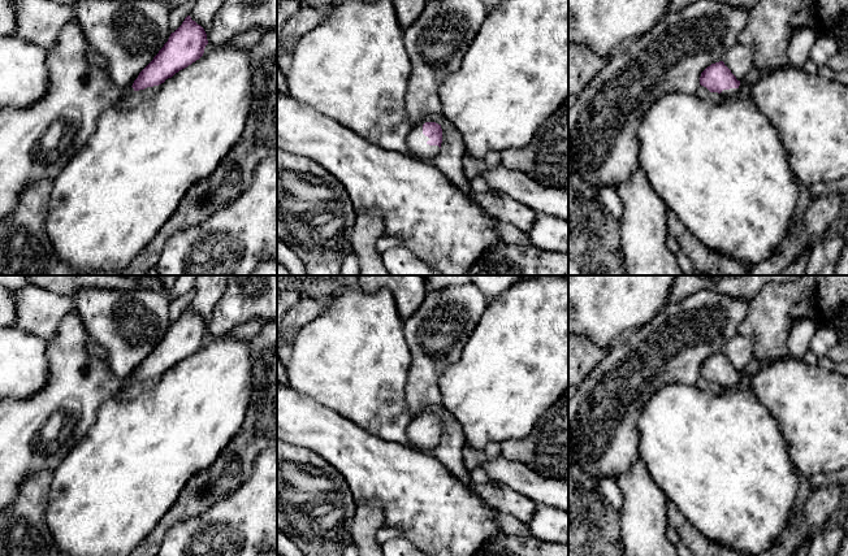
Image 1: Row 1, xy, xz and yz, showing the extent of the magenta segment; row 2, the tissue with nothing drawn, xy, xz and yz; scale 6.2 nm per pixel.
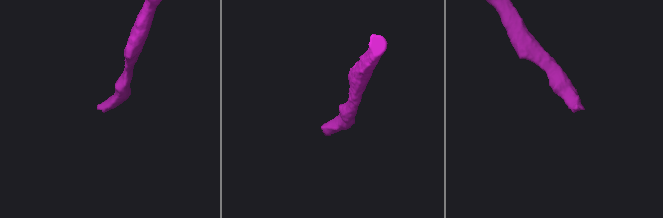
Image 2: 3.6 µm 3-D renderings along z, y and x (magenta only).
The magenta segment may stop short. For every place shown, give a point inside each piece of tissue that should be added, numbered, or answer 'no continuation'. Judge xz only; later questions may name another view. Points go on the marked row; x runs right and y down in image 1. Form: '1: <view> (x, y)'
1: xz (416, 140)

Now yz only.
1: yz (721, 166)

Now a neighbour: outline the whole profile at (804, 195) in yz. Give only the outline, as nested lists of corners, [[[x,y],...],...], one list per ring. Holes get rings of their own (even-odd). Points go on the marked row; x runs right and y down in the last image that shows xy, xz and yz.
[[[799,179],[796,181],[796,184],[799,190],[799,200],[797,200],[797,205],[793,216],[793,222],[799,223],[802,220],[802,216],[813,199],[808,186],[801,183]]]

